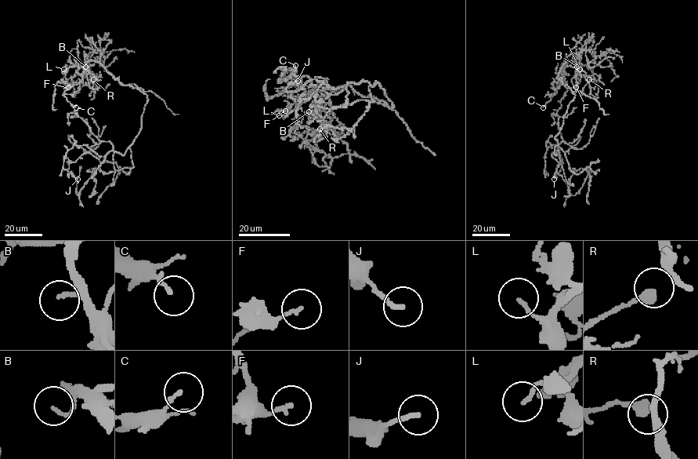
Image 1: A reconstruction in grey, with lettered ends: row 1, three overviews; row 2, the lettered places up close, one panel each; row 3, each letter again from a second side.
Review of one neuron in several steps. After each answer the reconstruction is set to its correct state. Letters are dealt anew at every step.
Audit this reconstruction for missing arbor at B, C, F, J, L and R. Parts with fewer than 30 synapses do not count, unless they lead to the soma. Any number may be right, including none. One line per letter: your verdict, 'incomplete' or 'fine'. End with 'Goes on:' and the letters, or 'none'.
B: fine
C: fine
F: fine
J: fine
L: fine
R: fine
Goes on: none

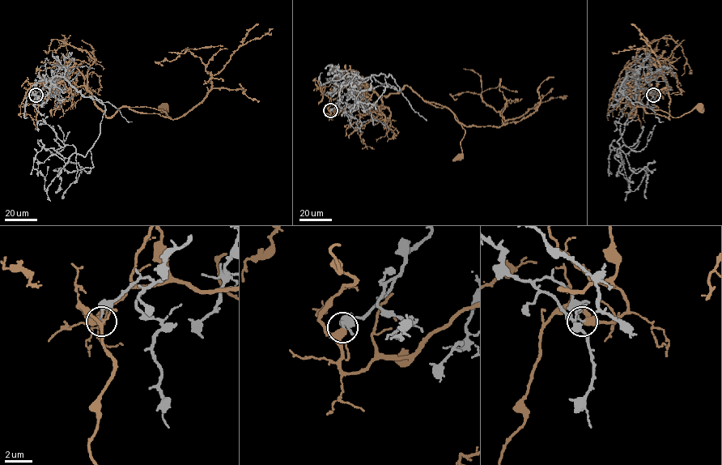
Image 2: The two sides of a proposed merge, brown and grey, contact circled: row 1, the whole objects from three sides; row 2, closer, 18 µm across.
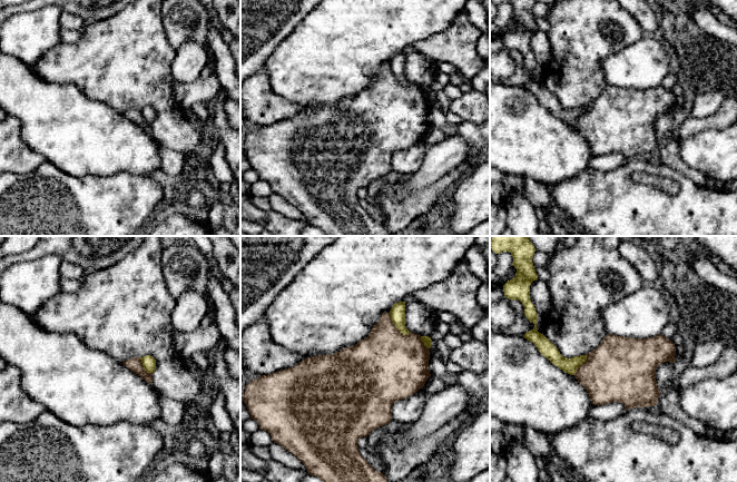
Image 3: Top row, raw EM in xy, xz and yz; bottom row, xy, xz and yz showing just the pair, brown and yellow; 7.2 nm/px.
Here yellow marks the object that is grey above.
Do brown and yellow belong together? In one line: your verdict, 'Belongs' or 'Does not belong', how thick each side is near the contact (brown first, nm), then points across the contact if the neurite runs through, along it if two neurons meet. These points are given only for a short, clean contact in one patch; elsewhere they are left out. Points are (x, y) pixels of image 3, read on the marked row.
Does not belong. Thickness 420 nm (brown) against 110 nm. Boundary: xz (389, 313), (392, 323), (406, 335)

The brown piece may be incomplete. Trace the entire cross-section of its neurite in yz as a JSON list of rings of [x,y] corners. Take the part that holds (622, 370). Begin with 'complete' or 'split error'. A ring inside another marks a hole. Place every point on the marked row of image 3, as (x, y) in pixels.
complete | [[[607,334],[602,343],[587,354],[587,361],[577,368],[574,377],[587,390],[593,405],[619,402],[625,405],[626,410],[655,406],[661,393],[657,387],[656,370],[661,363],[675,363],[675,355],[675,344],[661,334],[645,340]]]

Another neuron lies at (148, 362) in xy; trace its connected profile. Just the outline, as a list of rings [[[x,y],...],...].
[[[146,355],[146,356],[140,357],[140,360],[141,360],[143,366],[147,373],[154,373],[155,372],[156,360],[153,356]]]

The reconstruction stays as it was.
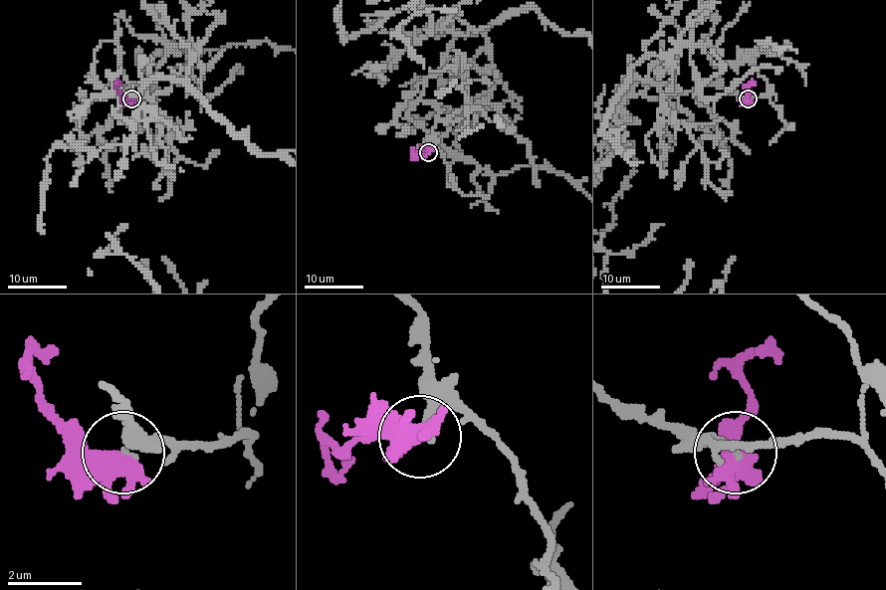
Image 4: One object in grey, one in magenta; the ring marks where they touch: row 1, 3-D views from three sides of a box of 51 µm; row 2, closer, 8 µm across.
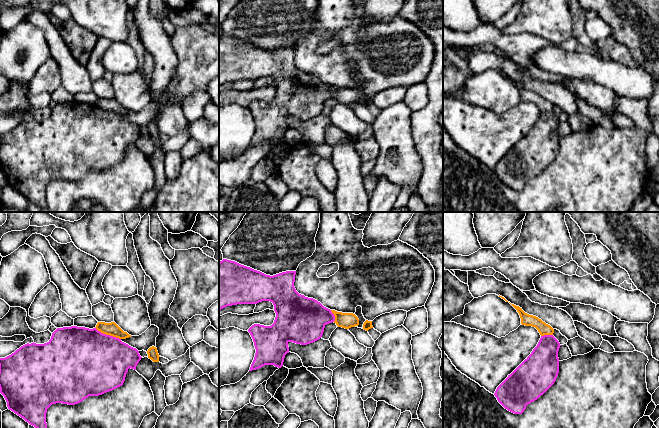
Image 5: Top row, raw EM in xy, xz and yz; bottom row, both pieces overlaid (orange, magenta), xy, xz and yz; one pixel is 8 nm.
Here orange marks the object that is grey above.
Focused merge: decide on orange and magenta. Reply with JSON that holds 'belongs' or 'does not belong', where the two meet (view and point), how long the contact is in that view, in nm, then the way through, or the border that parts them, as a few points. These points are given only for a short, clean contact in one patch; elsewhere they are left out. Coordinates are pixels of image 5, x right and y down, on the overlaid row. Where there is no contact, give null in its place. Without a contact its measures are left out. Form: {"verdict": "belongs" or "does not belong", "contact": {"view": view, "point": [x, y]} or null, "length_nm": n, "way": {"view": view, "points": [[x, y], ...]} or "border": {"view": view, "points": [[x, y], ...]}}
{"verdict": "does not belong", "contact": {"view": "xy", "point": [108, 334]}, "length_nm": 220, "border": {"view": "xy", "points": [[95, 327], [103, 333], [120, 339]]}}

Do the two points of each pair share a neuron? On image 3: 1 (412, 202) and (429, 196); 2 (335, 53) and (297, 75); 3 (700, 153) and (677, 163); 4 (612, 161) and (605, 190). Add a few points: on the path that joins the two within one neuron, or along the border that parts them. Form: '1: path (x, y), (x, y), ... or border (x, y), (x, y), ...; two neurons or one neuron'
1: path (416, 202), (424, 198); one neuron
2: path (326, 58), (313, 67), (306, 68); one neuron
3: border (678, 139), (681, 158), (705, 175); two neurons
4: border (626, 160), (611, 170), (596, 170), (588, 167); two neurons

